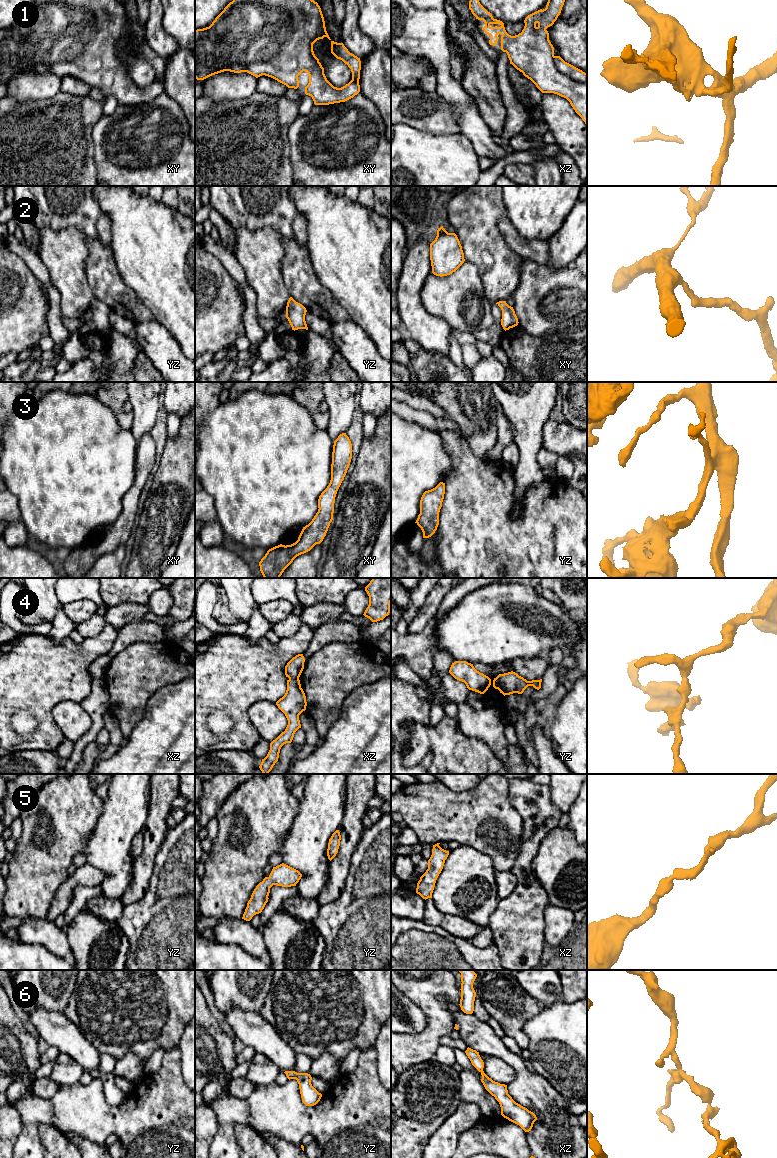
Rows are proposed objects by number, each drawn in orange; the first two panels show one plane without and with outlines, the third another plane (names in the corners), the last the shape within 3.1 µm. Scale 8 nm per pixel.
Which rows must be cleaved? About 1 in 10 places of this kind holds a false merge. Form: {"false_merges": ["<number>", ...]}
{"false_merges": ["4"]}

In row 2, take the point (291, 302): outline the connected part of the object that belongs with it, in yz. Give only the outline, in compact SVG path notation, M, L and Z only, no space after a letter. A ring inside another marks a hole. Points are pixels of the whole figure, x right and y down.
M292 297L289 298L286 306L286 318L288 319L292 330L308 330L305 321L306 312L307 310L302 304L296 302Z

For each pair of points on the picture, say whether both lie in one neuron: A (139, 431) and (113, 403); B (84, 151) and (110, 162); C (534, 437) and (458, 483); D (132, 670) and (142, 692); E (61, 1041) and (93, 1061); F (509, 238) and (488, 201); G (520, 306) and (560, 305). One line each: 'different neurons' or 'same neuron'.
A: different neurons
B: different neurons
C: different neurons
D: same neuron
E: same neuron
F: different neurons
G: same neuron

